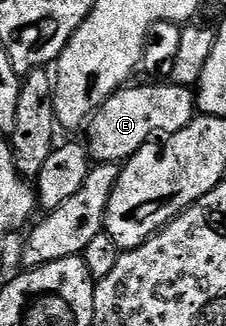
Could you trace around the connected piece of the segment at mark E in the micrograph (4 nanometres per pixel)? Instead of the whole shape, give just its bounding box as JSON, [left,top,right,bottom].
[87,82,195,164]

